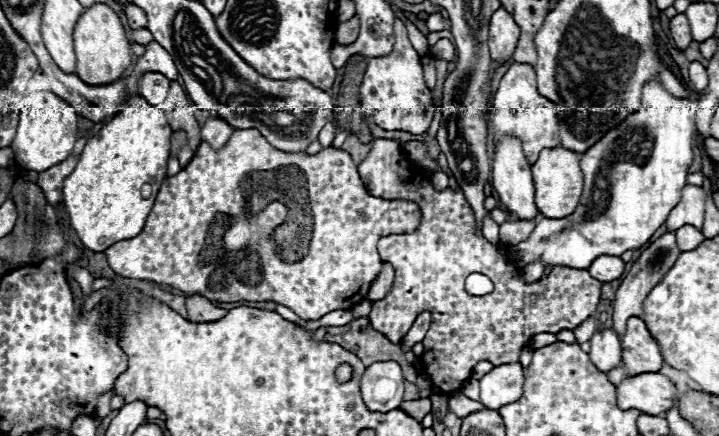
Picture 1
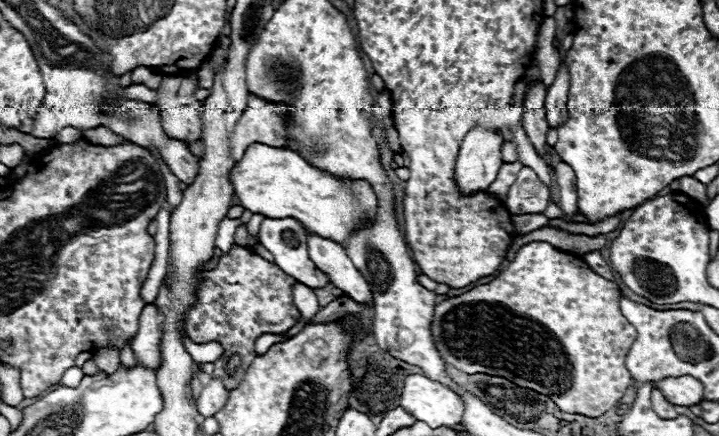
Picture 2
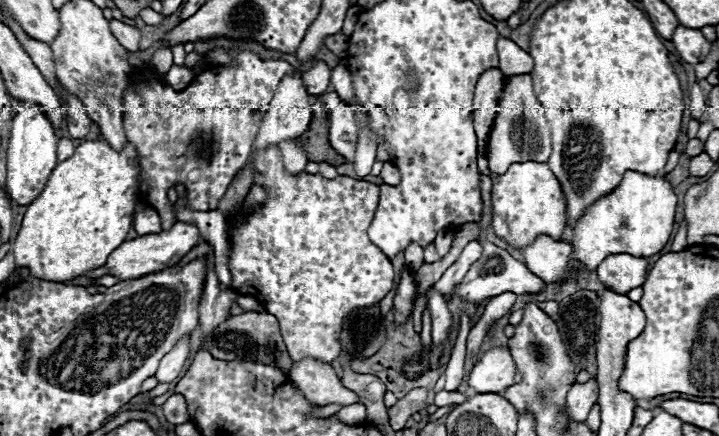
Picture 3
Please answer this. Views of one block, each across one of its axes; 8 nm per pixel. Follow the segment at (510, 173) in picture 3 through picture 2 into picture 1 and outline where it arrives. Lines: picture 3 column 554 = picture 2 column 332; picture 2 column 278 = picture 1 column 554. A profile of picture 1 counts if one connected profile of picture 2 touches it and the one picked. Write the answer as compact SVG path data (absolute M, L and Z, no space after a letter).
M544 148L538 162L532 166L536 186L536 206L546 218L564 218L576 210L582 194L582 172L578 166L578 154L566 148Z

